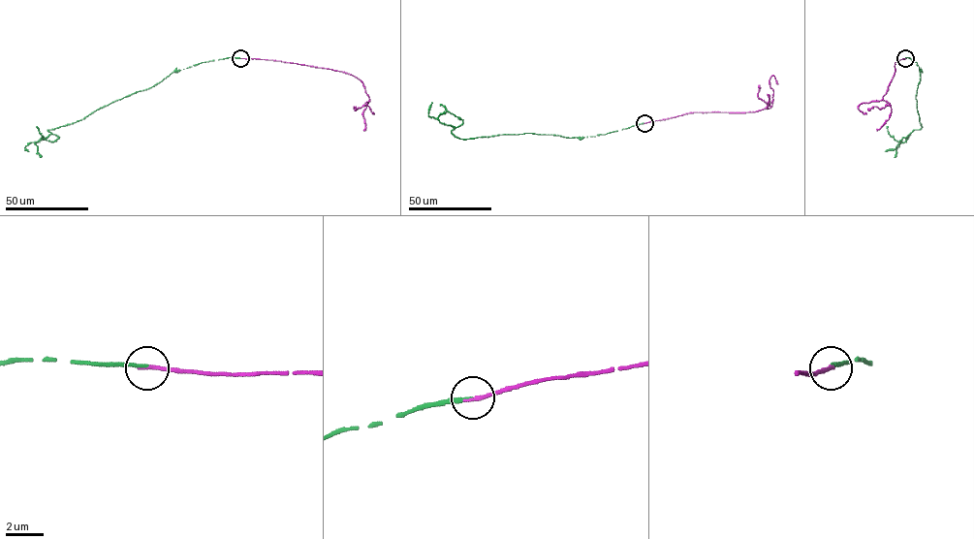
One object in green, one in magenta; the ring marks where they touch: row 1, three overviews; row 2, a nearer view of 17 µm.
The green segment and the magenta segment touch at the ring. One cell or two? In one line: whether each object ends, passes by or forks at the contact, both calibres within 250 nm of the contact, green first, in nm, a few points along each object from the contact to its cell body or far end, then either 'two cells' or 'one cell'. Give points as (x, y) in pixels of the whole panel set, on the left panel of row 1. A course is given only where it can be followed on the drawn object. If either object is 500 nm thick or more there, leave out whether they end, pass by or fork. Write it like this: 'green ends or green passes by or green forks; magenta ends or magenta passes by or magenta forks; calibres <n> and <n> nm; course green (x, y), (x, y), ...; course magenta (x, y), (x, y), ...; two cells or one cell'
green ends; magenta ends; calibres 180 and 190 nm; course green (240, 58), (174, 71), (149, 88), (47, 130), (59, 138), (53, 142), (45, 140), (37, 126); course magenta (240, 58), (301, 64), (350, 74), (362, 82), (369, 96), (369, 101), (365, 103), (374, 113); one cell

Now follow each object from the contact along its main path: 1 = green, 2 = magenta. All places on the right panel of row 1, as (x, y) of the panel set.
1: (905, 58), (917, 62), (921, 71), (916, 99), (922, 127), (897, 142), (889, 135), (888, 126)
2: (905, 58), (895, 63), (895, 74), (882, 99), (858, 106), (866, 113)

